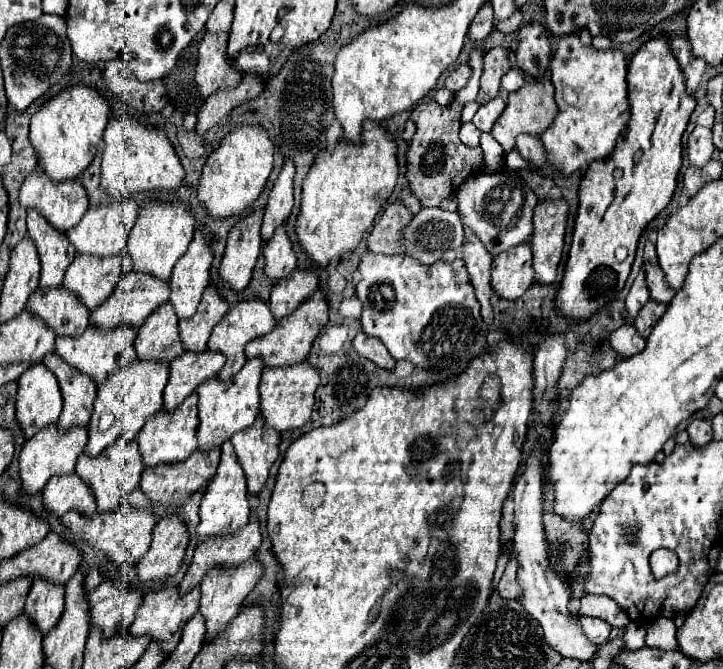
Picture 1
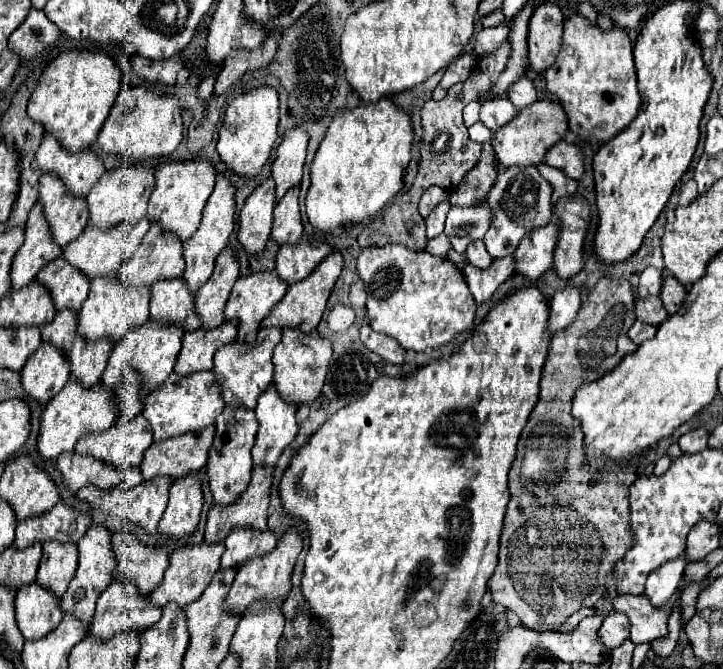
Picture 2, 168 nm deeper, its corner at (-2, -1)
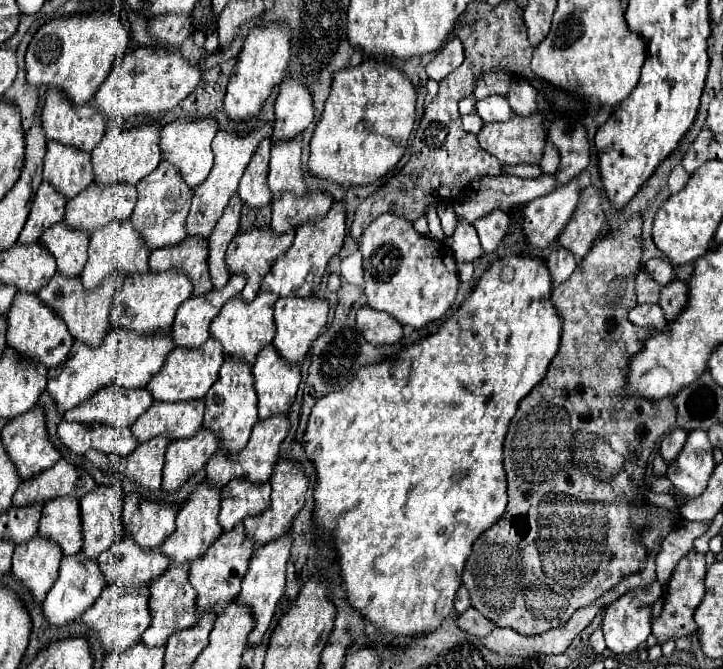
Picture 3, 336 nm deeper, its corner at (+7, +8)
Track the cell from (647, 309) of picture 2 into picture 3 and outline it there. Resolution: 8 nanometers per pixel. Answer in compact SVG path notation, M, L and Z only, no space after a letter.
M639 270L637 278L635 278L635 290L637 290L637 302L639 304L655 304L655 302L659 302L661 286L645 270Z

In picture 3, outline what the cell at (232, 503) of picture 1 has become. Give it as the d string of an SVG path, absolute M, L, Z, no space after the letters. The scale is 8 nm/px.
M225 358L217 382L209 388L205 396L205 420L203 426L219 434L221 442L219 448L227 452L239 452L247 446L251 436L251 428L255 426L257 418L257 396L253 390L253 366L249 362L237 362L237 358Z

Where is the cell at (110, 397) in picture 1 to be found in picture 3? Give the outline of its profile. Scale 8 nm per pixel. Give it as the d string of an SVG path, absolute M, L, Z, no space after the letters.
M147 270L145 274L129 276L125 278L125 284L114 296L114 304L111 307L111 326L131 328L137 332L167 332L173 324L173 318L177 314L177 308L183 300L191 296L193 284L181 270L161 270L161 274L153 274L153 270Z

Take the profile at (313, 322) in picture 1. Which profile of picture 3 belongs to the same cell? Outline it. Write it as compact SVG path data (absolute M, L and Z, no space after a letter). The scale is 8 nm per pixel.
M333 202L325 218L321 218L319 222L305 222L305 226L297 230L293 244L285 254L281 254L281 258L277 258L273 270L269 270L269 274L263 278L261 288L271 290L277 296L293 296L297 292L301 298L305 298L313 294L321 284L321 276L325 272L327 262L341 250L343 238L345 238L345 206L341 202Z

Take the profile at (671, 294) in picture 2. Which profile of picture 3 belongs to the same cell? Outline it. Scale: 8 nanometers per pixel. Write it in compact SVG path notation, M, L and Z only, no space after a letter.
M673 280L669 286L663 286L659 304L665 312L667 322L673 322L683 312L683 308L687 306L687 296L689 296L689 288L681 280Z

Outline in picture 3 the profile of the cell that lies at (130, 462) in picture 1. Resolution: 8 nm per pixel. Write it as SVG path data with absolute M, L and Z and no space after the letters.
M105 386L89 398L89 402L81 402L73 410L65 412L67 422L83 422L95 424L105 422L119 428L131 428L131 424L151 406L153 398L149 398L149 390L121 390L121 386Z

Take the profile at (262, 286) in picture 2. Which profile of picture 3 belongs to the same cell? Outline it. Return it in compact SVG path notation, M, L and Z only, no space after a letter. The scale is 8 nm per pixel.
M251 228L251 230L239 232L233 238L233 242L229 244L229 250L227 250L227 266L229 266L231 274L239 274L239 272L247 274L247 284L245 284L245 288L241 292L245 302L251 302L255 298L255 294L261 288L263 276L271 270L275 258L281 256L289 248L289 244L293 242L293 236L295 236L293 230L289 230L285 234L275 234L271 228Z

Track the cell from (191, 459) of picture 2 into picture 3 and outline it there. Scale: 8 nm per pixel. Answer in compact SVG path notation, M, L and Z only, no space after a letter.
M153 402L145 414L137 422L133 422L131 430L139 438L139 442L147 442L149 438L167 432L171 440L189 438L201 428L201 418L205 414L205 402Z

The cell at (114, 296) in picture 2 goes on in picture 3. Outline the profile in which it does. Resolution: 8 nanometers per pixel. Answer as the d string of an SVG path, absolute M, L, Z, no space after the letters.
M129 218L125 222L109 222L109 226L97 230L97 234L91 234L89 260L81 272L81 280L87 290L93 290L115 268L123 268L127 276L135 276L135 274L147 270L147 266L149 266L147 262L149 262L149 250L145 250L145 242L141 242L141 238L137 238L137 230L133 230L133 226L129 226Z

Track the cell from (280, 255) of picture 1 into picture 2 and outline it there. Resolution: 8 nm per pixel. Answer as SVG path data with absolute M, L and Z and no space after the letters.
M298 187L290 189L286 197L274 207L274 227L270 239L280 245L294 245L302 237L302 221L298 209Z

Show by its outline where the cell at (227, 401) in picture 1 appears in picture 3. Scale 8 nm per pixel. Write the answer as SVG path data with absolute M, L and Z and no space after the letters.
M259 290L257 298L253 298L253 302L249 302L249 304L241 302L241 294L237 294L237 298L231 298L229 302L225 302L225 306L221 308L221 314L217 318L213 318L211 336L223 344L225 354L241 356L253 364L257 352L273 340L273 334L275 334L273 306L275 306L275 302L277 302L277 296L269 294L269 290Z

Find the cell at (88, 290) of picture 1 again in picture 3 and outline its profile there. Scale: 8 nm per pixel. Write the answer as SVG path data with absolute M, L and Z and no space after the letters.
M91 182L77 198L67 202L65 222L93 232L111 220L129 218L137 202L135 186L97 186Z

